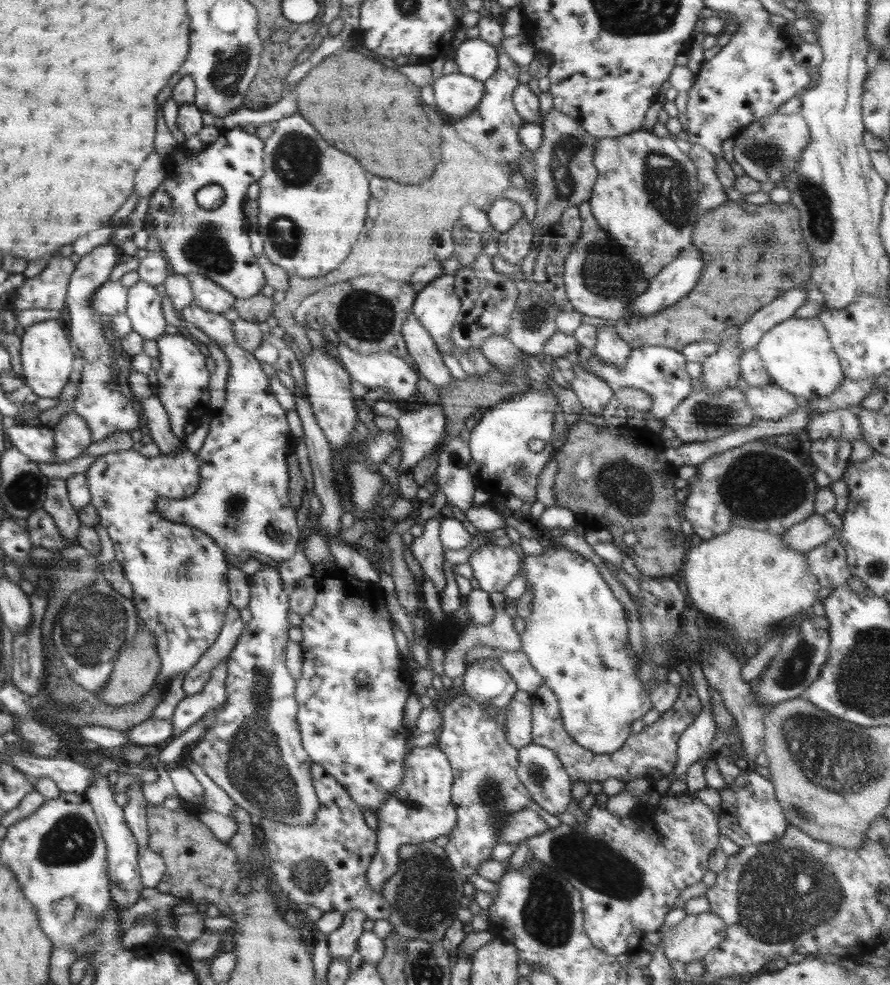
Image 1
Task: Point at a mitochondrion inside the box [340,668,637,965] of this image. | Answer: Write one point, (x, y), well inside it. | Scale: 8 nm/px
(426, 893)

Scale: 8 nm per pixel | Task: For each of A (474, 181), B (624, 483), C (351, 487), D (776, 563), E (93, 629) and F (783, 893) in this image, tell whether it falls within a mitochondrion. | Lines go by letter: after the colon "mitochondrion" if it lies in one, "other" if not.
A: other
B: mitochondrion
C: mitochondrion
D: other
E: mitochondrion
F: mitochondrion

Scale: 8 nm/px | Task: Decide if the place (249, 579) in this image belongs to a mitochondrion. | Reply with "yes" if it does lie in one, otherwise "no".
no

